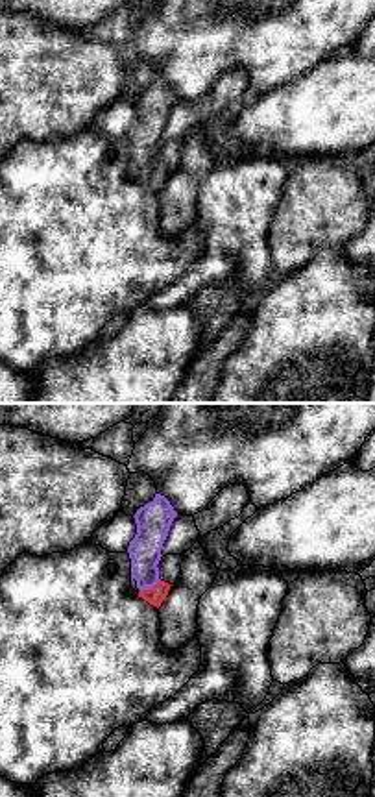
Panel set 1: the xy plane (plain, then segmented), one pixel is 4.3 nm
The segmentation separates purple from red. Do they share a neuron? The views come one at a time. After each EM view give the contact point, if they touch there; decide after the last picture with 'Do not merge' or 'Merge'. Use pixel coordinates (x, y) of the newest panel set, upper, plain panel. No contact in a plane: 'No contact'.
Touches purple at (150, 172)

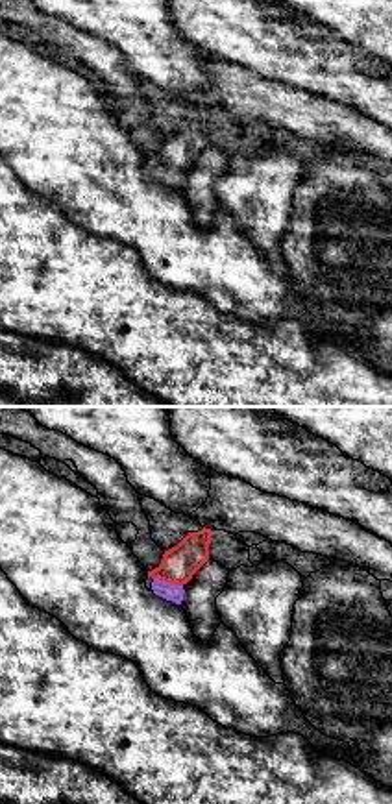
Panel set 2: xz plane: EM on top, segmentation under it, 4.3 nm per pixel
Touches purple at (169, 169)

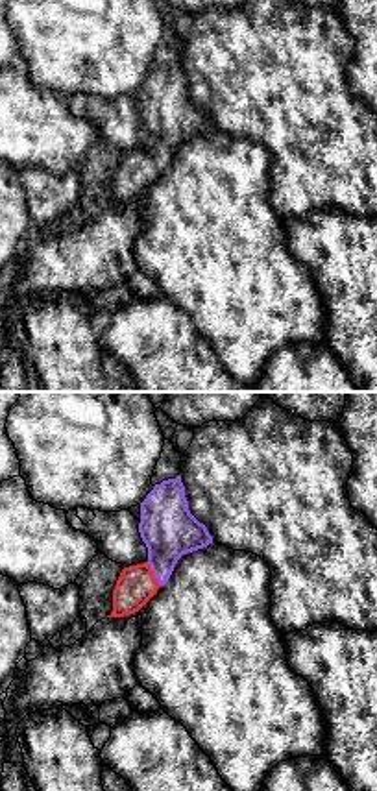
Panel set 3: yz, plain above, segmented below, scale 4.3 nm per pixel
Touches purple at (154, 159)

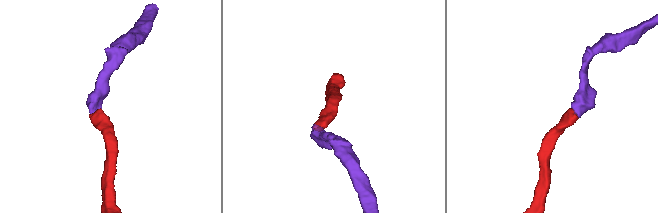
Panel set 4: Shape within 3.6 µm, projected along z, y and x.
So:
Merge

